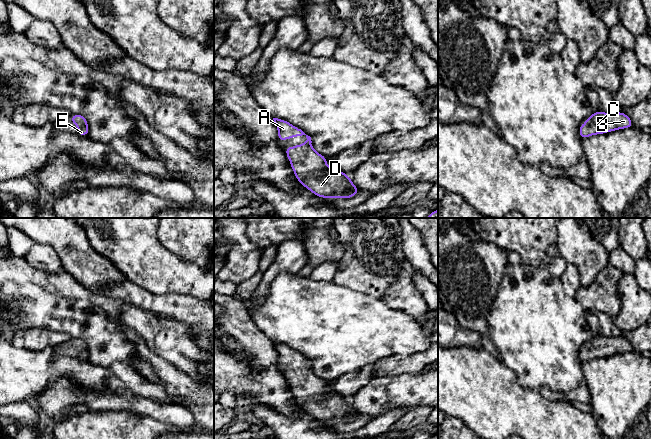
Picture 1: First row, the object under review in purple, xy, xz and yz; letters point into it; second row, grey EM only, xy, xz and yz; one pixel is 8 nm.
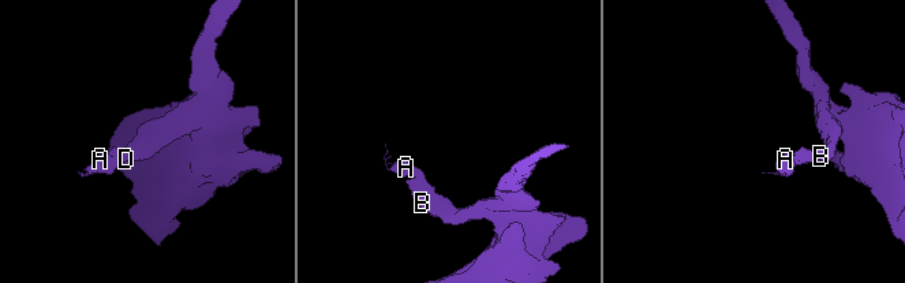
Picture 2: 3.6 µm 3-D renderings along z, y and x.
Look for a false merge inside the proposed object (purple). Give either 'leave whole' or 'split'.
leave whole

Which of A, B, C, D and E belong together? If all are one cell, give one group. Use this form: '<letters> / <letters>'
A B C D E

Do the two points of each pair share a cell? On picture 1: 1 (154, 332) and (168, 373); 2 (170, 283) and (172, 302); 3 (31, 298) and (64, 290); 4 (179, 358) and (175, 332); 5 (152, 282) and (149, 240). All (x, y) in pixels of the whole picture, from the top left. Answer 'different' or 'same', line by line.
1: different
2: different
3: different
4: same
5: same

